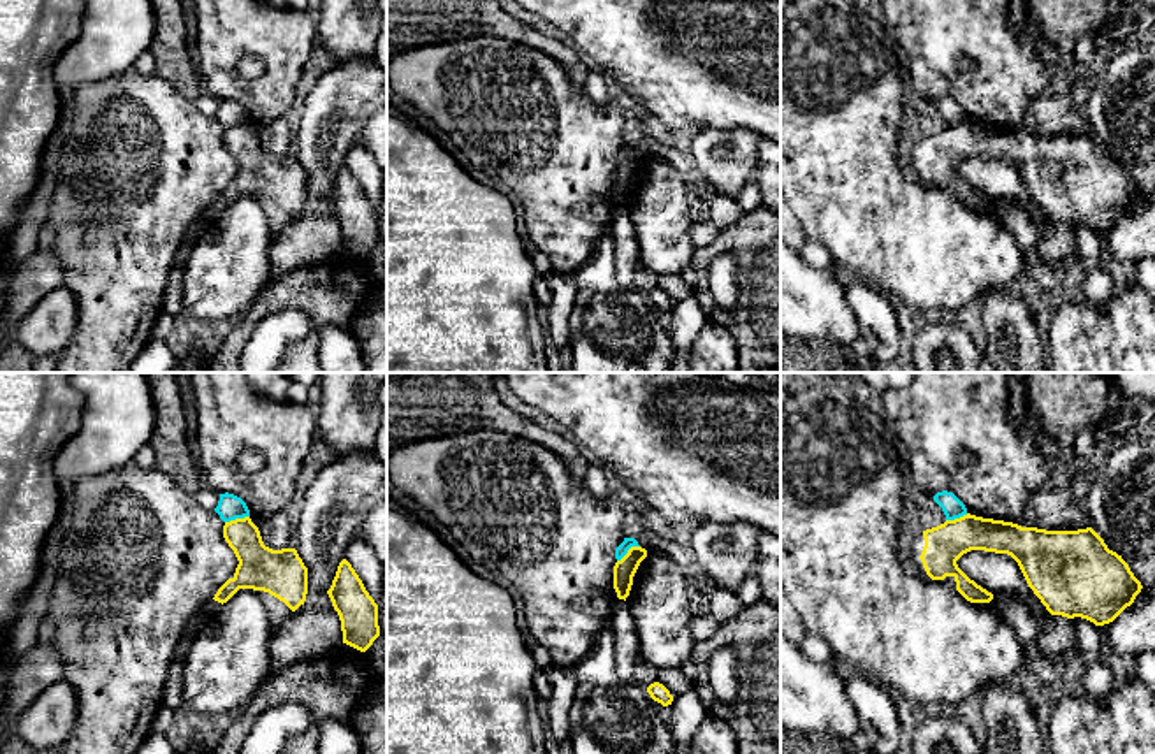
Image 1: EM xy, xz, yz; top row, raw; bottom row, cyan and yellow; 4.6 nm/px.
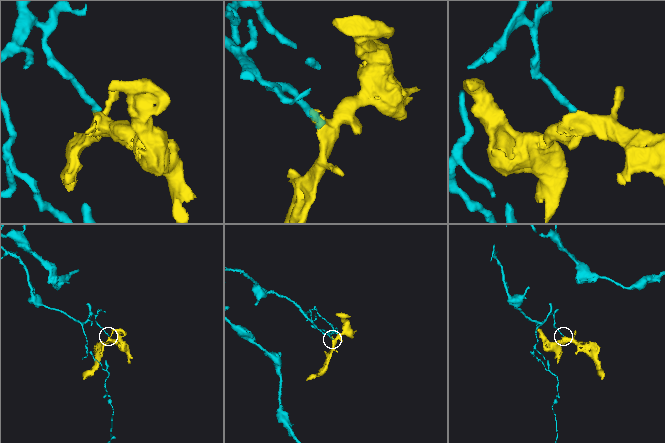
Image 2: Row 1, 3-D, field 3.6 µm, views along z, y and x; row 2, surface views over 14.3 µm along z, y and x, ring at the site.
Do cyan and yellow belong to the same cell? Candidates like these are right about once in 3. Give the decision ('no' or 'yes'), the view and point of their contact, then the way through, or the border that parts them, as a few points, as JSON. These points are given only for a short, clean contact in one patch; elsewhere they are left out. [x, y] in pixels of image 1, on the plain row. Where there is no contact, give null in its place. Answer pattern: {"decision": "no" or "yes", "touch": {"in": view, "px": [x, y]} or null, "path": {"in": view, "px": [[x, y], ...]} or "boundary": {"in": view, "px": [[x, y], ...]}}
{"decision": "no", "touch": {"in": "xy", "px": [236, 123]}, "boundary": {"in": "xy", "px": [[248, 122], [225, 129]]}}

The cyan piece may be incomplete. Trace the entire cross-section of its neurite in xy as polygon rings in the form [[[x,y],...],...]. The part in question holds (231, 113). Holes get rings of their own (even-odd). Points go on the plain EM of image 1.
[[[229,98],[220,100],[220,107],[214,118],[220,121],[223,128],[250,123],[246,109],[241,104]]]

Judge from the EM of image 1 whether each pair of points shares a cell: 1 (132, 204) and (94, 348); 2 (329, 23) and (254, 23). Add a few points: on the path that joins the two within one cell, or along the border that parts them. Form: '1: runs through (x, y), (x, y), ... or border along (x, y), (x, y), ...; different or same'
1: runs through (118, 239), (118, 303), (115, 313); same
2: border along (315, 20), (319, 39); different

